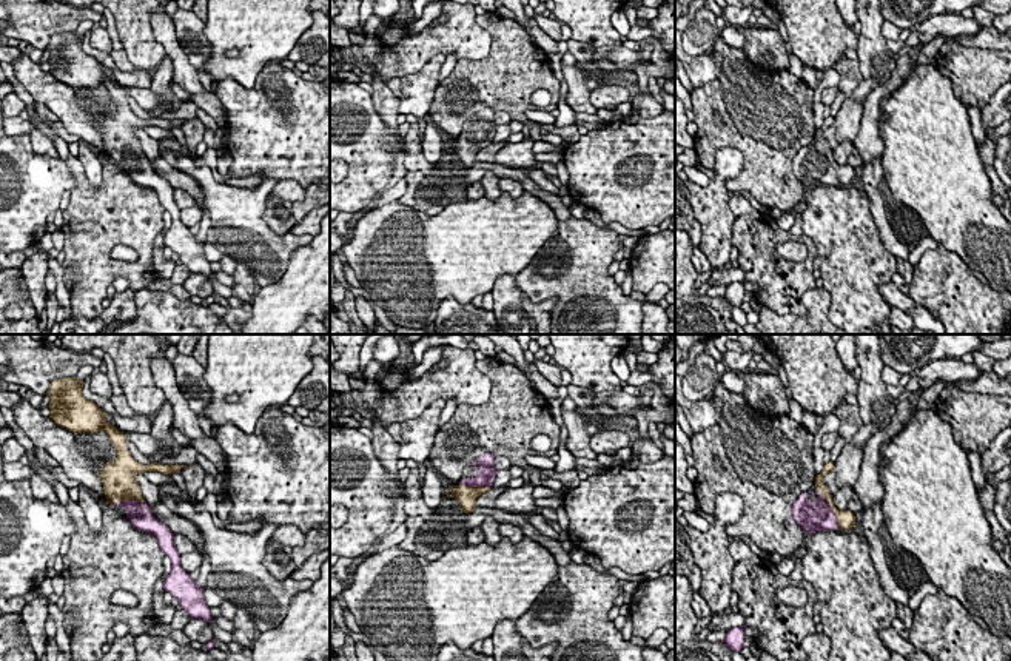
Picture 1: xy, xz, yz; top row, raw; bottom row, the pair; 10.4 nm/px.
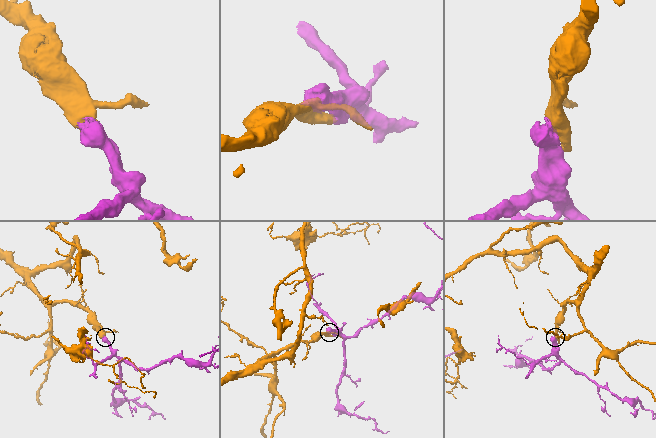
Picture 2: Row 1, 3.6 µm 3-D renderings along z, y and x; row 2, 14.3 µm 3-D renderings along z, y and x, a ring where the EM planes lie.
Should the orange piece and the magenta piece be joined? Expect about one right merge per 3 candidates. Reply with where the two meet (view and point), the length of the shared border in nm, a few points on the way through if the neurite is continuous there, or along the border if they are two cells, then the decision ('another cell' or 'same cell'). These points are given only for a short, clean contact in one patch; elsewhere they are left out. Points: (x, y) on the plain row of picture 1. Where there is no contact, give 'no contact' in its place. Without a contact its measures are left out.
contact yz (831, 162); length 440 nm; same cell

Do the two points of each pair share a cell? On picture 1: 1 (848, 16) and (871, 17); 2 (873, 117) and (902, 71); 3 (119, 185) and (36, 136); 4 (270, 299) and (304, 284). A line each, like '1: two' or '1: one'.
1: two
2: one
3: two
4: one

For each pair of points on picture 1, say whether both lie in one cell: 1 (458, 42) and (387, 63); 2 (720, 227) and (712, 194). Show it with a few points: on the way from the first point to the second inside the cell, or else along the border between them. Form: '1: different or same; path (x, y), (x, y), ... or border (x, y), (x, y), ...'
1: same; path (441, 42), (429, 42), (404, 51)
2: same; path (717, 219), (712, 211), (712, 202)

